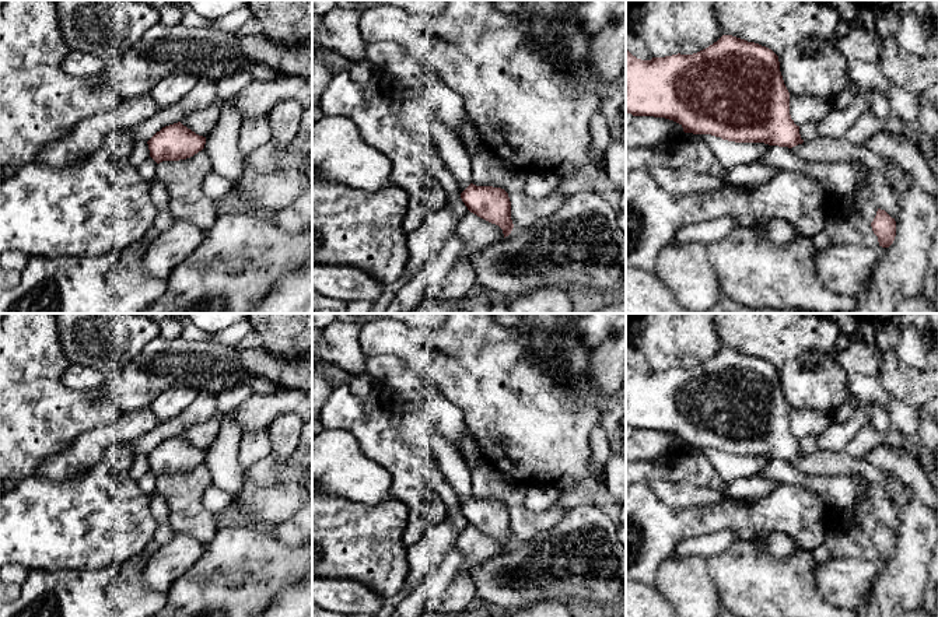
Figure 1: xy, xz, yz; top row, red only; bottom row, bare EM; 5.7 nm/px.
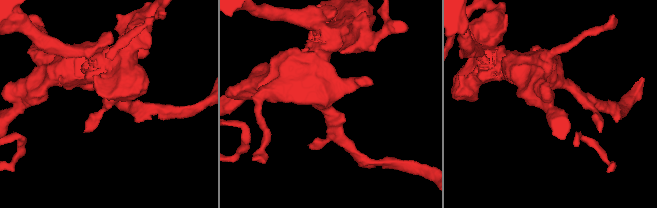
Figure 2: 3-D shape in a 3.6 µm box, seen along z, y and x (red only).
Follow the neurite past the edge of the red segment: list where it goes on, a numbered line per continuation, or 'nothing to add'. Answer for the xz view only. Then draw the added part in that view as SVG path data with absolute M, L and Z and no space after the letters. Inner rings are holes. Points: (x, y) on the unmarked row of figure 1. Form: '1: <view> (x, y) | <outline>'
nothing to add

